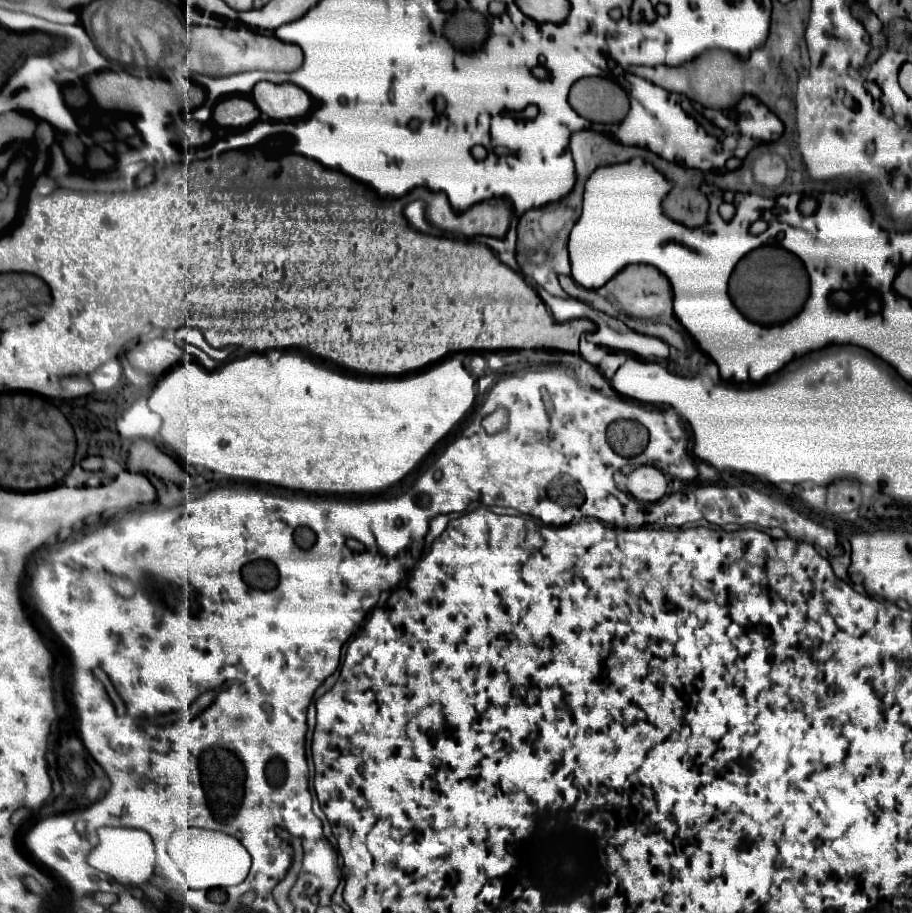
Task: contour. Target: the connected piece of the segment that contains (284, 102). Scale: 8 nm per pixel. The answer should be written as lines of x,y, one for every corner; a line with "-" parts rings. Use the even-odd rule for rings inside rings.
262,81
252,89
252,99
256,101
256,107
260,107
262,113
266,113
270,119
276,121
300,119
308,113
312,105
310,95
302,87
292,83
276,85
276,83

